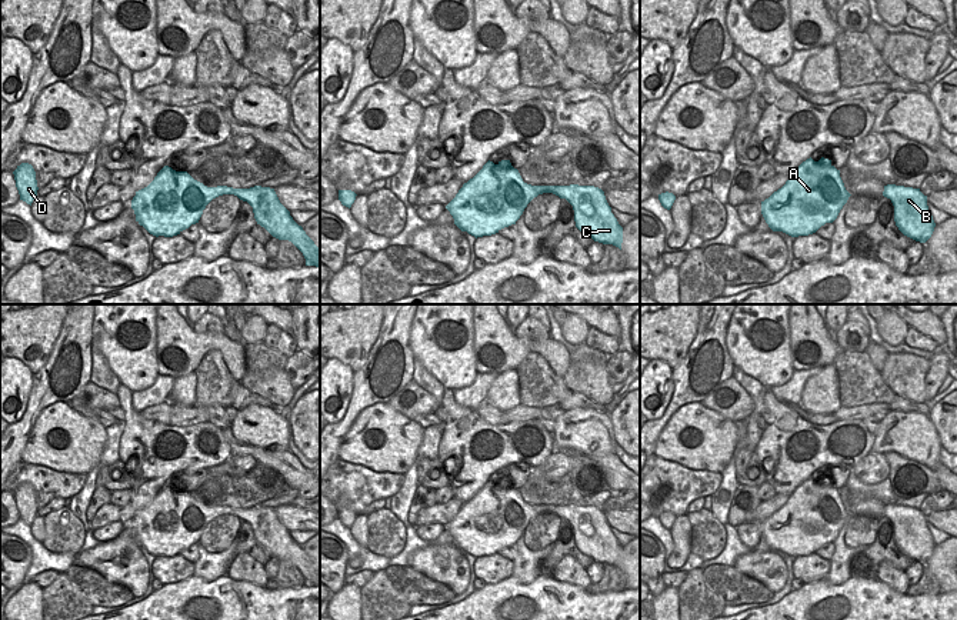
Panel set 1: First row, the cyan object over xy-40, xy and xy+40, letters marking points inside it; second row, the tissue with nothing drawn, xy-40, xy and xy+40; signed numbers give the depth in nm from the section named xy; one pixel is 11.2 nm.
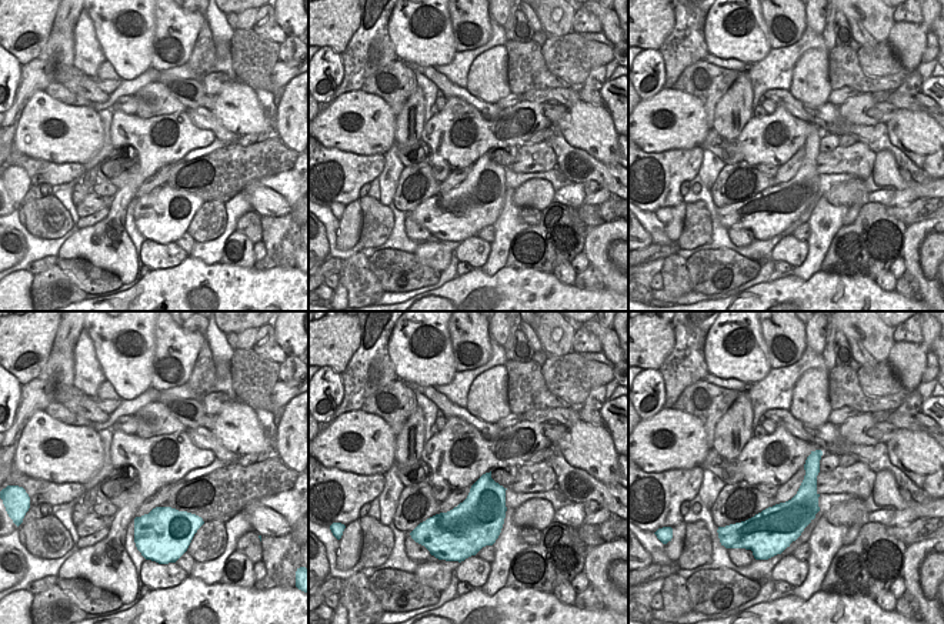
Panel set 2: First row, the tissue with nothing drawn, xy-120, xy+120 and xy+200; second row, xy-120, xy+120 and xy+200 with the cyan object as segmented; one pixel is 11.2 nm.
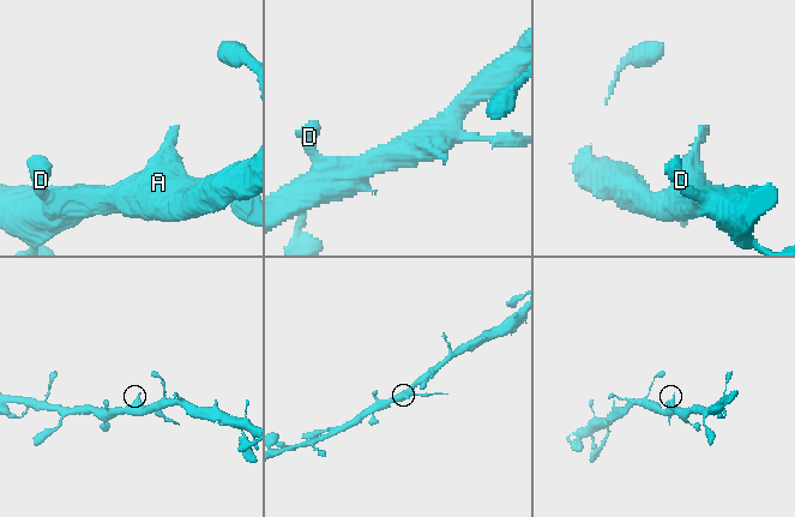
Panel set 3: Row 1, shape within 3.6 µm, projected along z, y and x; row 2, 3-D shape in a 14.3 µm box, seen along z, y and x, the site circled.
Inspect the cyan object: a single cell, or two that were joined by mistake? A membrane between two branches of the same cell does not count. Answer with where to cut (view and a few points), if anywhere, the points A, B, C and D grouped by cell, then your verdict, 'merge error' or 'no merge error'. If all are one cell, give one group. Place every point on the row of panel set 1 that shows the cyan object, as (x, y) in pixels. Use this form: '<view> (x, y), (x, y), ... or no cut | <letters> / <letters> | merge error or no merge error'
xy (557, 186), (552, 192) | A D / B C | merge error

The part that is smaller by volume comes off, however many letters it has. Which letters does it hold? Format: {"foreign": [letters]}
{"foreign": ["B", "C"]}

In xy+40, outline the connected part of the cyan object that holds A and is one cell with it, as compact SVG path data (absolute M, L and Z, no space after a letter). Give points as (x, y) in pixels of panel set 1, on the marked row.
M810 157L793 171L781 189L761 201L761 214L773 231L783 231L791 237L808 236L816 233L826 223L833 223L850 196L840 177L840 170L831 164L831 160L821 157L818 161L814 161Z

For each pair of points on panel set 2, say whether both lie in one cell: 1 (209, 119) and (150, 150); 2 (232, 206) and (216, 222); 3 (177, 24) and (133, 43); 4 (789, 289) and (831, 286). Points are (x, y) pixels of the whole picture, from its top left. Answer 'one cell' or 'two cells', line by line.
1: two cells
2: two cells
3: two cells
4: one cell

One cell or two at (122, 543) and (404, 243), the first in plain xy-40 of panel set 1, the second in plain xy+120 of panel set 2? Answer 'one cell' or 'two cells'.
two cells

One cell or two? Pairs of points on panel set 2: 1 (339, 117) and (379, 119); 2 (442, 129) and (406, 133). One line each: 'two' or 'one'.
1: one
2: two

